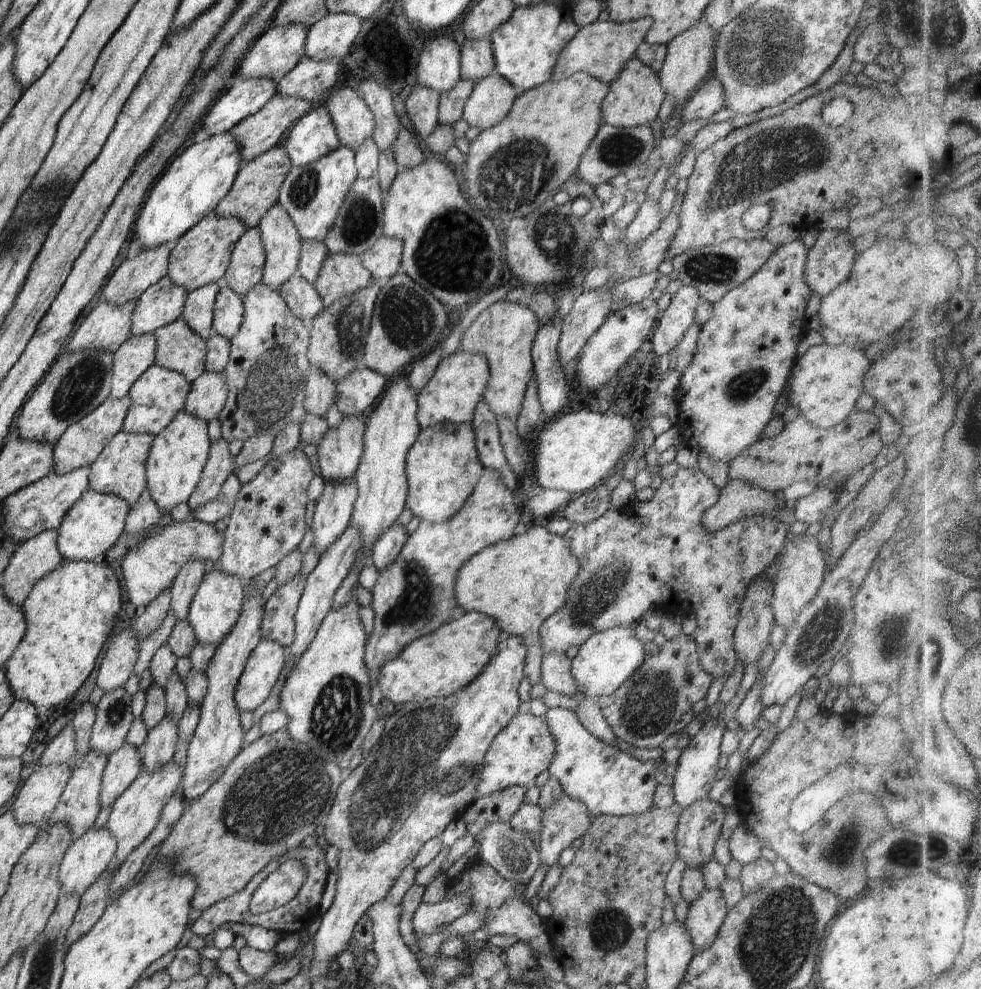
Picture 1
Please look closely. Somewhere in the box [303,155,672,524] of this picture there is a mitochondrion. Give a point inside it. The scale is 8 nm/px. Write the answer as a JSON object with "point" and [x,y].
{"point":[453,255]}

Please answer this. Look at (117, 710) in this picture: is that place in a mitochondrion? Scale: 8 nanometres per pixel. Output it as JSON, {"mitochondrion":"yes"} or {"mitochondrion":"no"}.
{"mitochondrion":"yes"}

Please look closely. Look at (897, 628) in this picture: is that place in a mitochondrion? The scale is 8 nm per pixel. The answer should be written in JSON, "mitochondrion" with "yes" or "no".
{"mitochondrion":"yes"}

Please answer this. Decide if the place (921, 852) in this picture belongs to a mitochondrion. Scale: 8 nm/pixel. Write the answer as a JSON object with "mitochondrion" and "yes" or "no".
{"mitochondrion":"yes"}

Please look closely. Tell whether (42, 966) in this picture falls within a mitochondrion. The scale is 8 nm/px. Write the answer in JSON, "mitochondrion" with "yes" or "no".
{"mitochondrion":"yes"}

